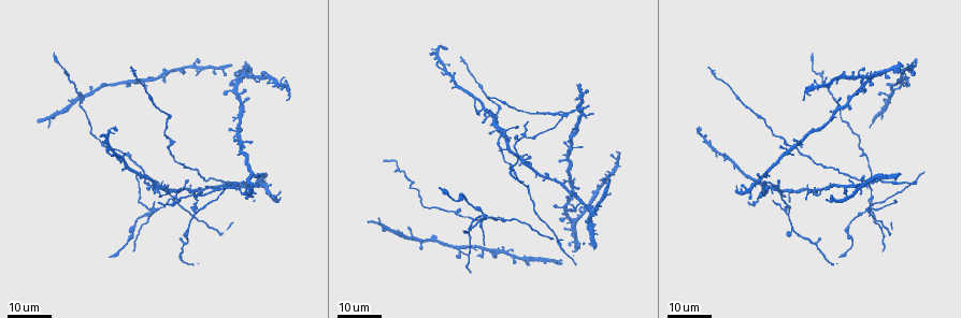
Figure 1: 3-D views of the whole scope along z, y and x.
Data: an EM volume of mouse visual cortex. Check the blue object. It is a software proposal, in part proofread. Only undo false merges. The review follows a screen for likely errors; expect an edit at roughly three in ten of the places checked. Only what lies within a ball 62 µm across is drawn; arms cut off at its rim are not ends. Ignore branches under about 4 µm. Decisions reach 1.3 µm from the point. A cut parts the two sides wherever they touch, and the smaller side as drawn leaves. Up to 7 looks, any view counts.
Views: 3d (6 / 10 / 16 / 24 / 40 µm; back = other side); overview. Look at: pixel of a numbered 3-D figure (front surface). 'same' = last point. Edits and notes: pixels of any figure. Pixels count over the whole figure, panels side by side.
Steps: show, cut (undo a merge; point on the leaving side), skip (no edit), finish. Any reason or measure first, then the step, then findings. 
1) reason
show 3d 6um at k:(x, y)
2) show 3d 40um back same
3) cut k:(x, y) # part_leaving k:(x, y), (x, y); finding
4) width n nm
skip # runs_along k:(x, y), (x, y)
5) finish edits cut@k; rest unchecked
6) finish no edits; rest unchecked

sudden change in width
show 3d 24um at 1:(891, 182)

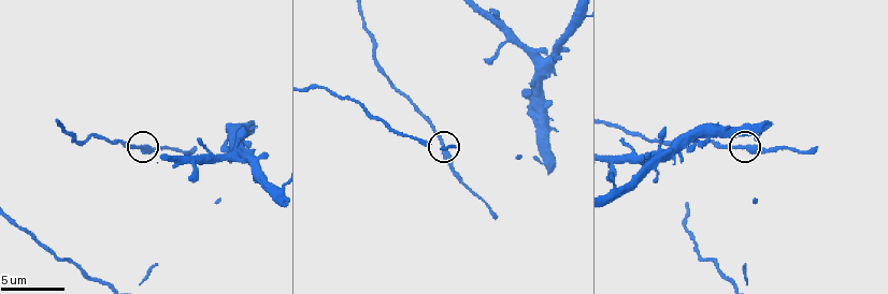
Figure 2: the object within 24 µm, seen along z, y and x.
show 3d 6um at 2:(742, 147)

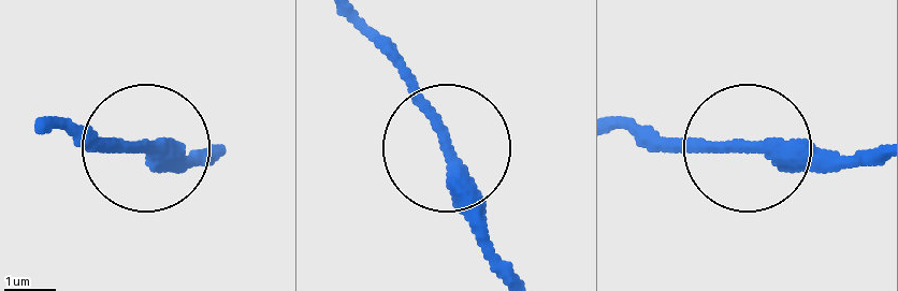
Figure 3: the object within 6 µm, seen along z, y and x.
skip # one neuron here

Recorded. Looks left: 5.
side arm on a straight run
show 3d 16um at 1:(501, 219)

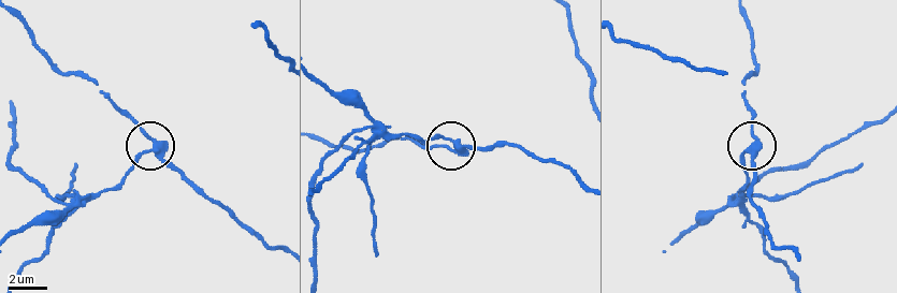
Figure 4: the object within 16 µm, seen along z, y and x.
show 3d 10um at 4:(752, 148)

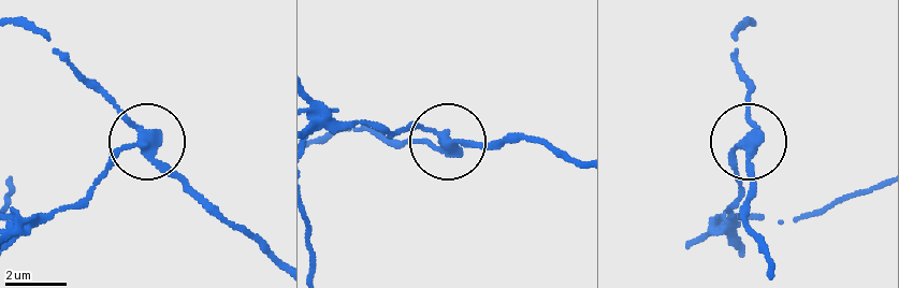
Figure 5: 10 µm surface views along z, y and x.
show 3d 6um at 5:(440, 138)

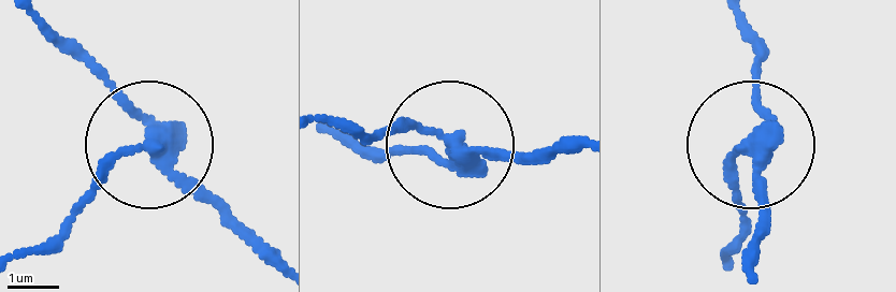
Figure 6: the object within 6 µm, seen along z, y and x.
arms 3
cut 6:(94, 186) # part_leaving 6:(149, 150), (116, 163), (64, 228), (26, 249); two neurons meet here

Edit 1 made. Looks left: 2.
show 3d 6um at 2:(56, 118)

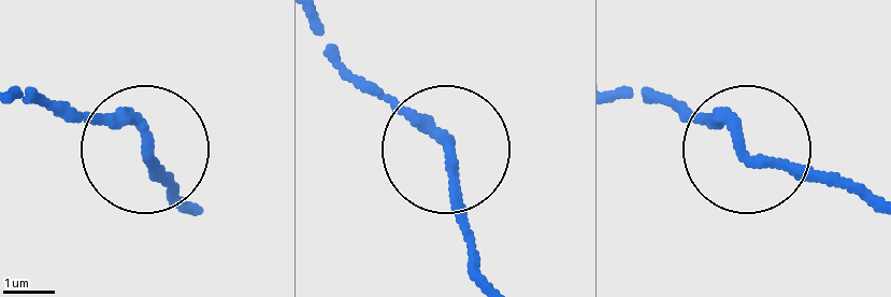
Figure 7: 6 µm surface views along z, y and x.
show 3d 6um back at 7:(751, 155)

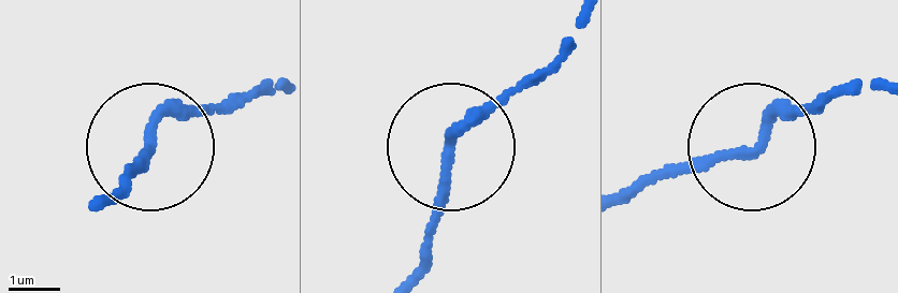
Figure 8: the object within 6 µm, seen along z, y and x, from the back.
width 200 nm
skip # one neuron here

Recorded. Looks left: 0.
finish edits cut@6; rest unchecked

